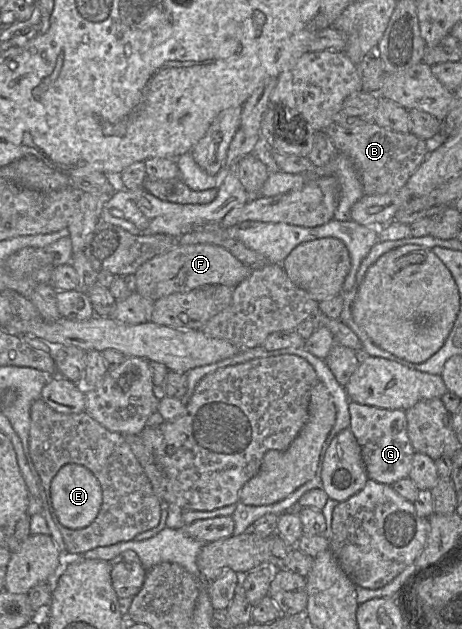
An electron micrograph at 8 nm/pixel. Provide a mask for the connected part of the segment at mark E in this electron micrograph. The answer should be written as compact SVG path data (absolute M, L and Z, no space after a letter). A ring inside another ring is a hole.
M79 464L62 466L51 481L50 497L60 523L71 530L89 526L97 517L102 504L102 488L94 474Z

